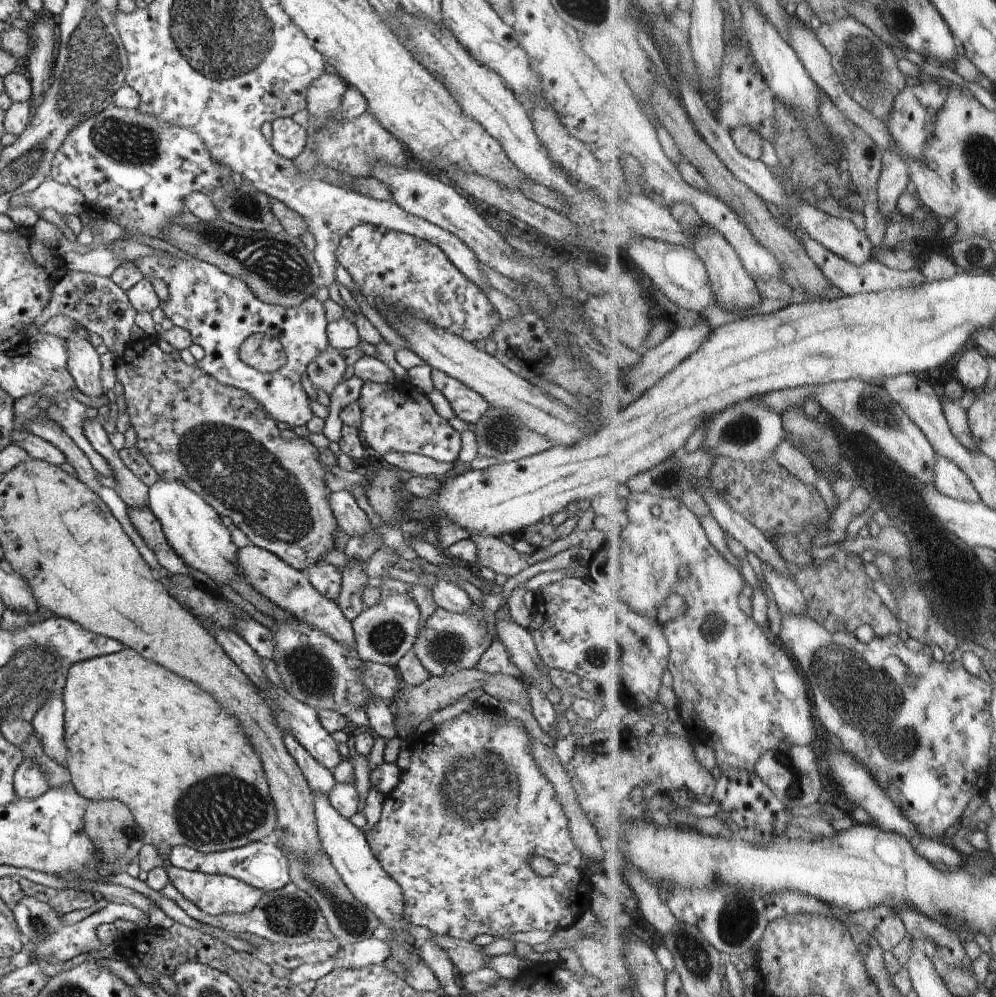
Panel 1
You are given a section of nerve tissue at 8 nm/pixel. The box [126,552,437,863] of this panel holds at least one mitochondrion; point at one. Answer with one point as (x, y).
(217, 810)

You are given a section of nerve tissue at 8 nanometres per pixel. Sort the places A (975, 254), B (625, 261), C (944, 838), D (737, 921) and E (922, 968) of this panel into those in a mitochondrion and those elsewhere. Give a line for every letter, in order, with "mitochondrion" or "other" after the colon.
A: mitochondrion
B: other
C: other
D: mitochondrion
E: other

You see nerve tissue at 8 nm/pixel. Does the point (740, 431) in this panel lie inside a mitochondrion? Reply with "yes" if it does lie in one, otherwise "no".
yes

